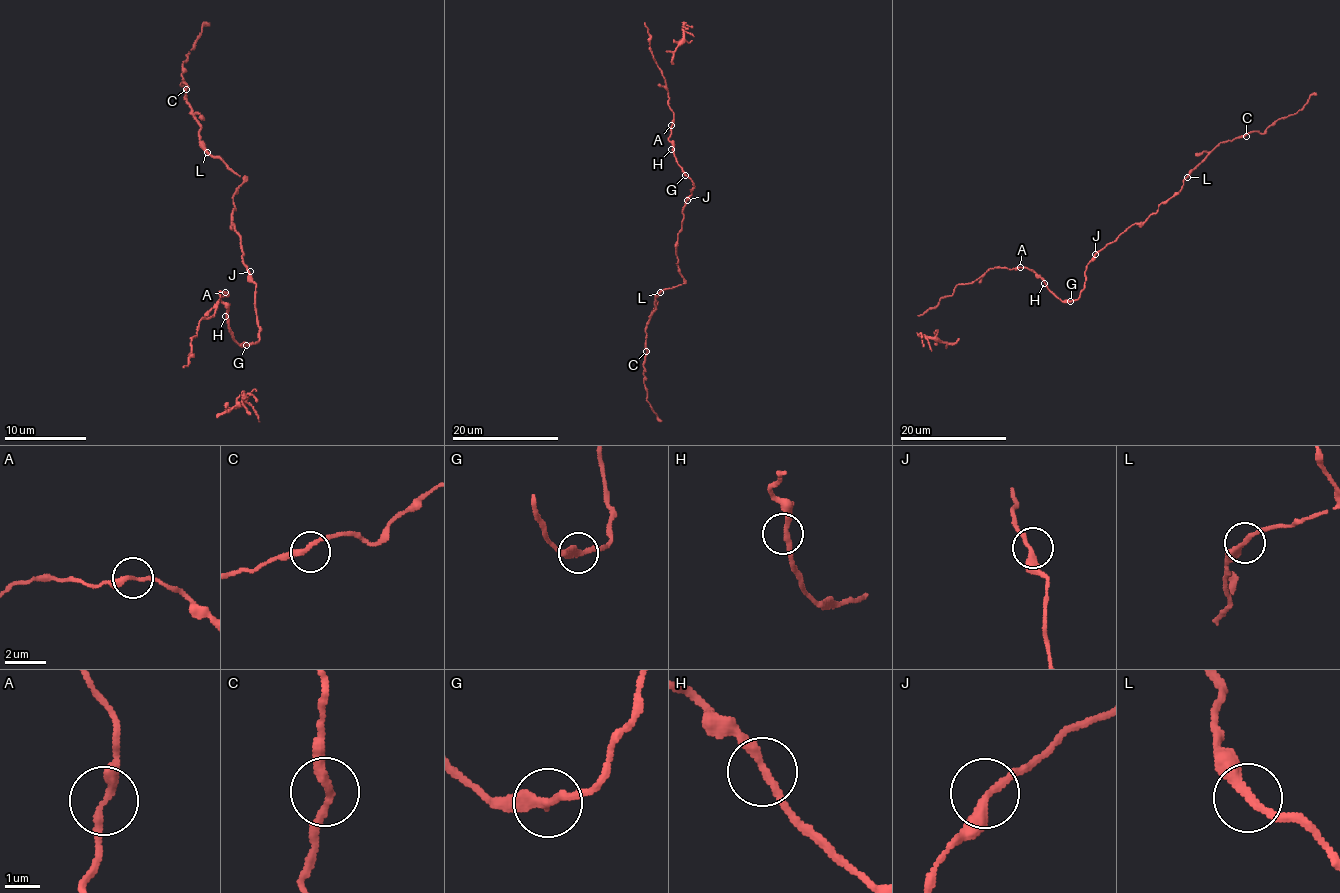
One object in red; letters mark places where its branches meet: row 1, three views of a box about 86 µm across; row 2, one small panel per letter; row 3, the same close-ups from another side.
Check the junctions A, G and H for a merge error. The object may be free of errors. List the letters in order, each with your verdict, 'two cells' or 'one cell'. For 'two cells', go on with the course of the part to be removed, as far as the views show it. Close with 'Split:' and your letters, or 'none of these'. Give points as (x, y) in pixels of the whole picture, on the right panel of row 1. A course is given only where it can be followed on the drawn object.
A: one cell
G: one cell
H: one cell
Split: none of these

